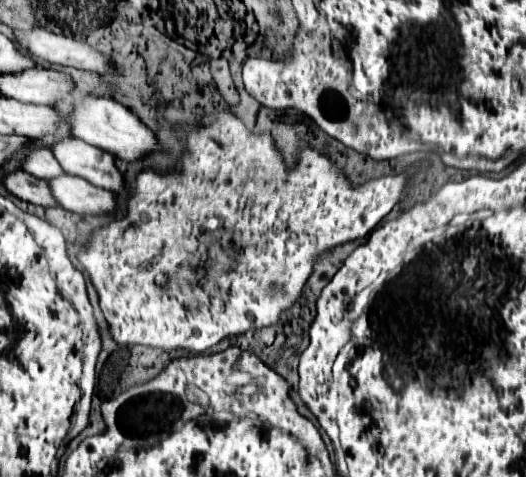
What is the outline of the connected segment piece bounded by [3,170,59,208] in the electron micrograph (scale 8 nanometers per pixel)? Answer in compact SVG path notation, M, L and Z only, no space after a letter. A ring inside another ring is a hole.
M17 170L9 176L5 176L3 182L5 182L5 186L11 194L15 194L17 198L21 198L25 202L45 206L45 208L59 206L57 200L53 198L53 194L51 194L51 188L49 188L47 180L39 180L39 178L27 174L23 170Z

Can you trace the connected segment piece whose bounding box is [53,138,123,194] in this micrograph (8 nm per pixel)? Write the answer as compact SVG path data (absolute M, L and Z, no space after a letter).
M67 138L55 144L53 154L65 172L81 176L93 186L101 186L115 194L123 190L123 174L117 170L113 154L79 138Z

